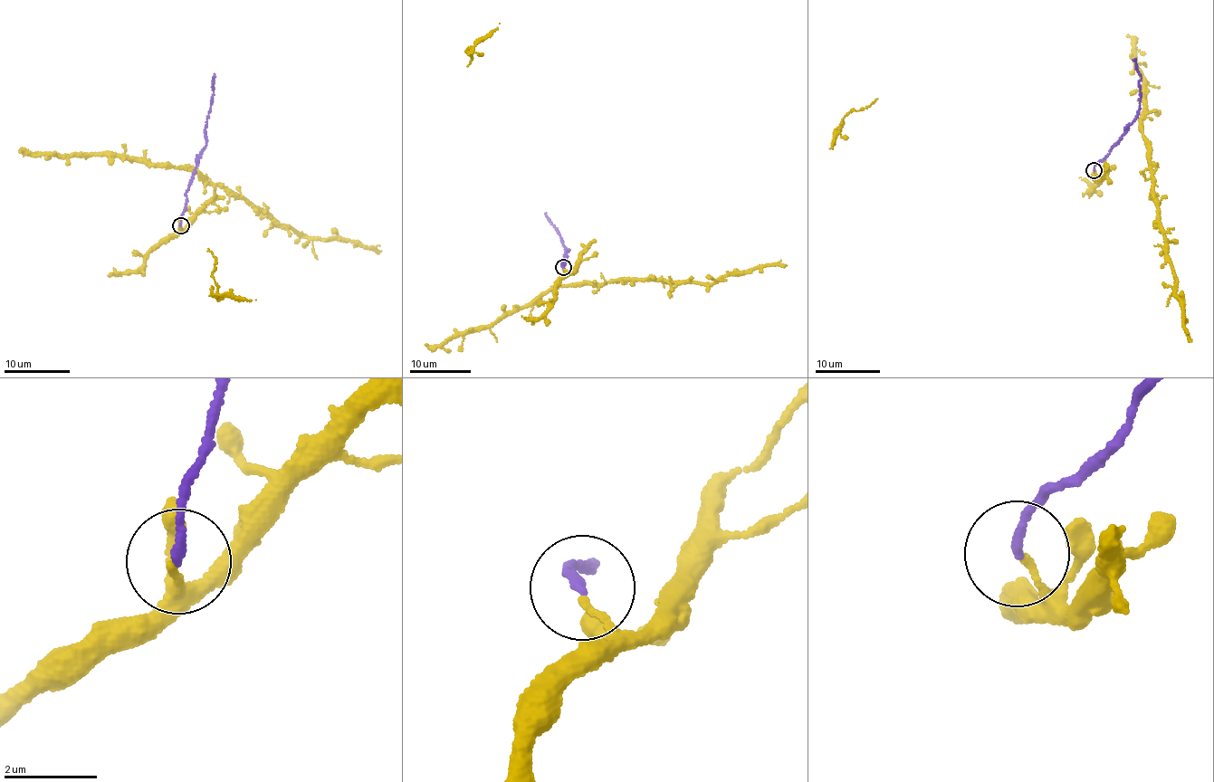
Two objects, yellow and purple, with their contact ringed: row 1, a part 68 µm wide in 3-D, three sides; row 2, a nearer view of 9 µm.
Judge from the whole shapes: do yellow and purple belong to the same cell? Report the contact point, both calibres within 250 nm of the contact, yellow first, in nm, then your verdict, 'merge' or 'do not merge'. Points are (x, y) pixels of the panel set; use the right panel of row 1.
at (1094, 170); 140 nm thick on the yellow side, 180 nm on the other; do not merge

